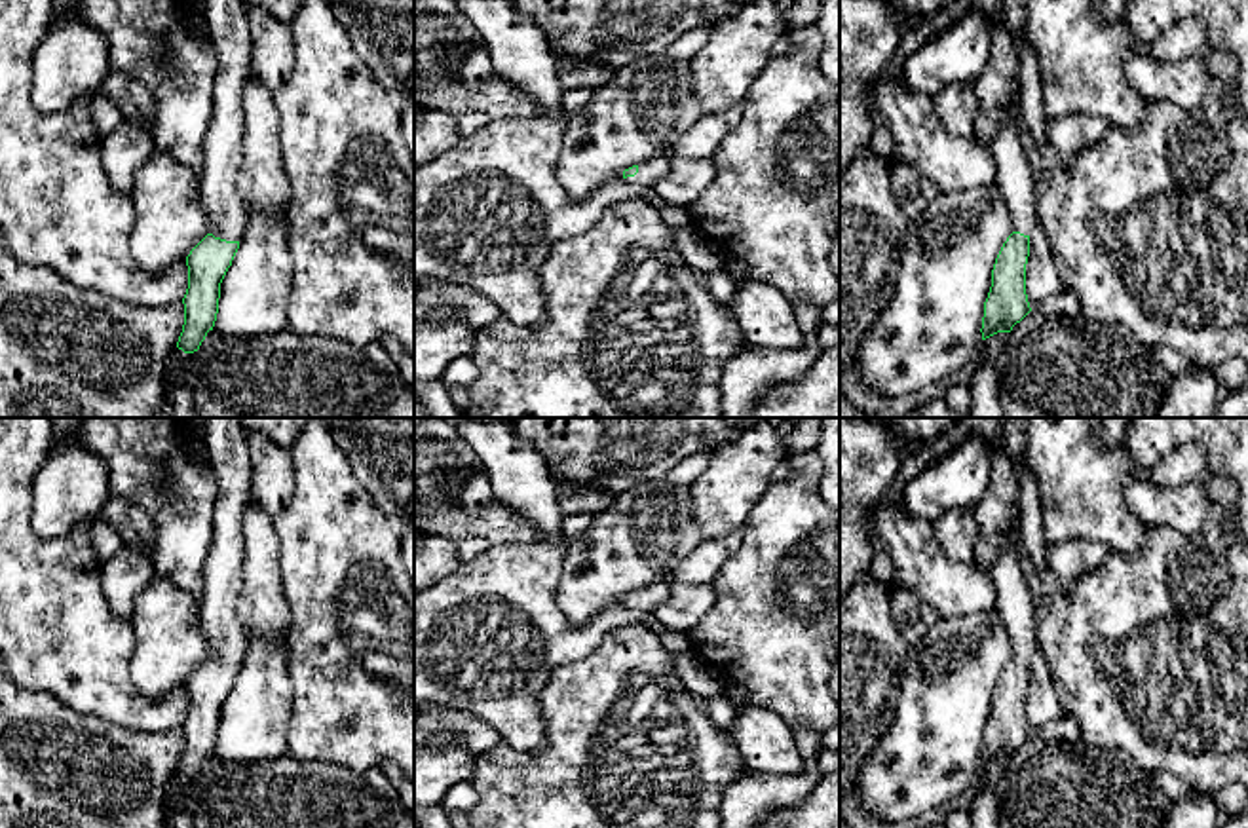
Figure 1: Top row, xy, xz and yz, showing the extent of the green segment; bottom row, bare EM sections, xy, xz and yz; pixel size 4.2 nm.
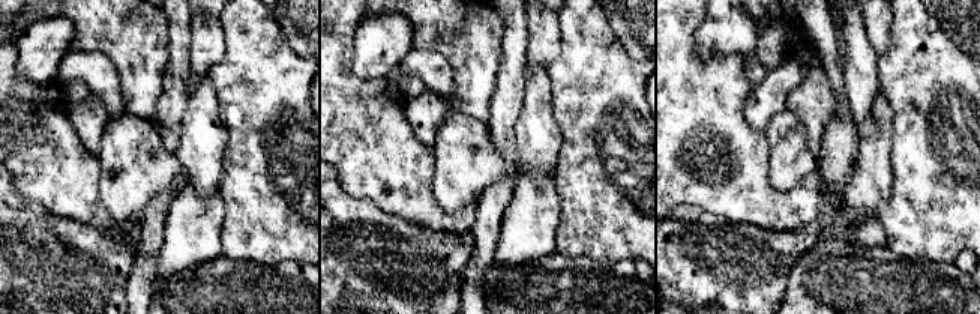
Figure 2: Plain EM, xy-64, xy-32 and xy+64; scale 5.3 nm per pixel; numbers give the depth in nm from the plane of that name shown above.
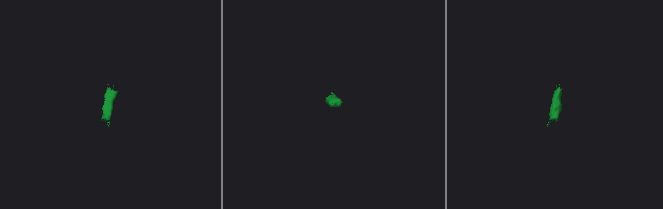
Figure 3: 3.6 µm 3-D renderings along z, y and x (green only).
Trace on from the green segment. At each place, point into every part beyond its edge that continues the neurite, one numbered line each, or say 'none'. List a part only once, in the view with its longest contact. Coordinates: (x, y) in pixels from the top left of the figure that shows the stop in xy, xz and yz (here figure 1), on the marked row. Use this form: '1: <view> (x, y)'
1: xy (226, 21)

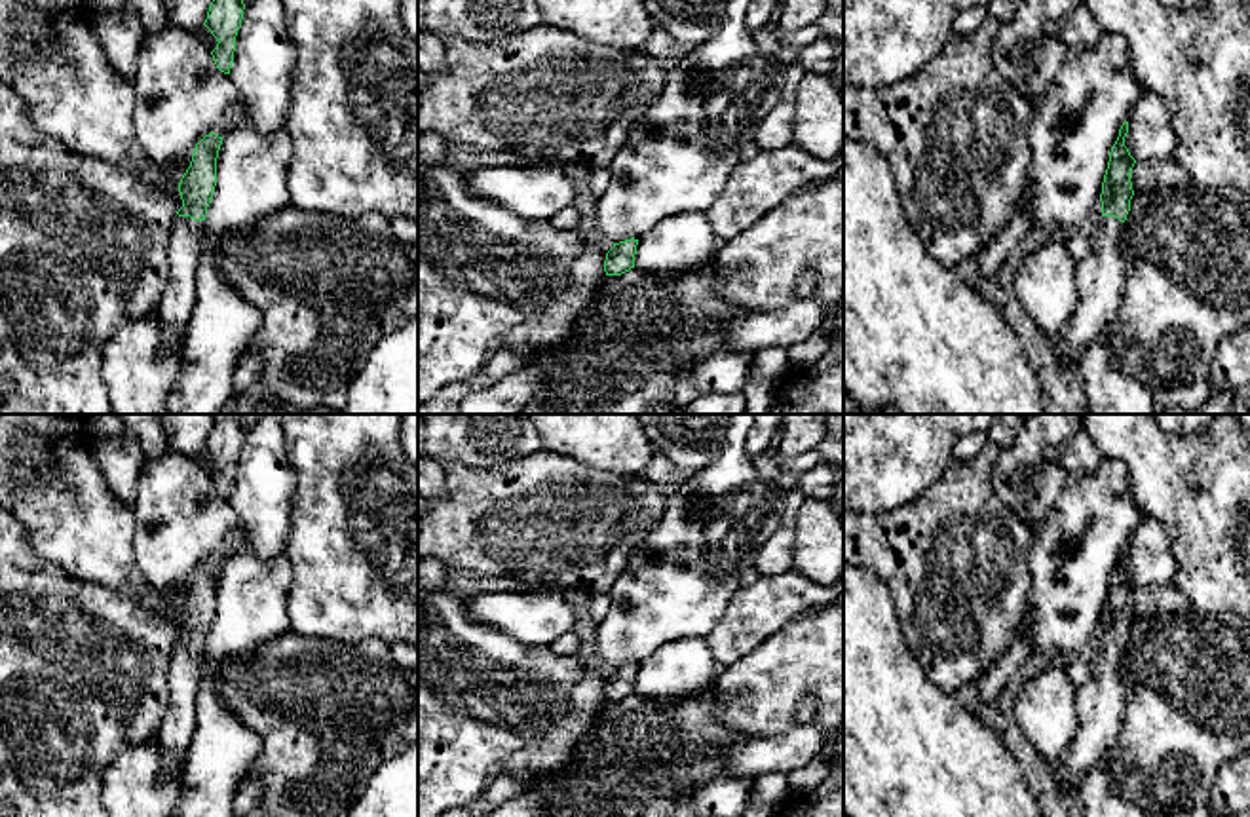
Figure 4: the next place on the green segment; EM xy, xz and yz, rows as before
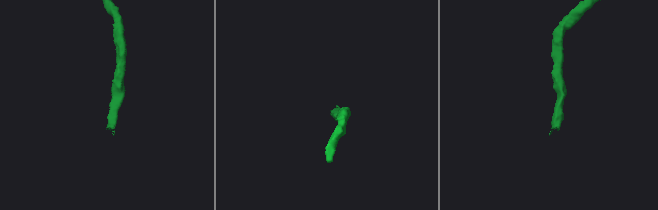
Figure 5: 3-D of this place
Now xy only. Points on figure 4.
1: xy (175, 308)

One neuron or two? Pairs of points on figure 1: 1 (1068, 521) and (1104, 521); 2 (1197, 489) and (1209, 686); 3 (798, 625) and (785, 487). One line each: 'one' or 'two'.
1: one
2: two
3: one

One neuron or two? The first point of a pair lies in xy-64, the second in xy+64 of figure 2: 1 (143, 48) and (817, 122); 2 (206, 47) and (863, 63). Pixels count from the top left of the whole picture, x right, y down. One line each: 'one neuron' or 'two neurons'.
1: one neuron
2: two neurons

